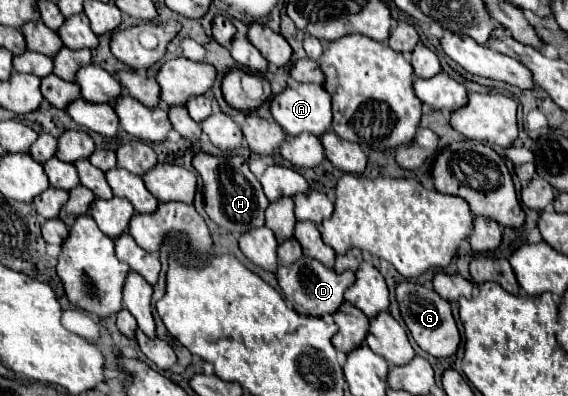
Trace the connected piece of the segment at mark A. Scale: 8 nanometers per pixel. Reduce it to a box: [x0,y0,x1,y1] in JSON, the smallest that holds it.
[270,86,332,138]

